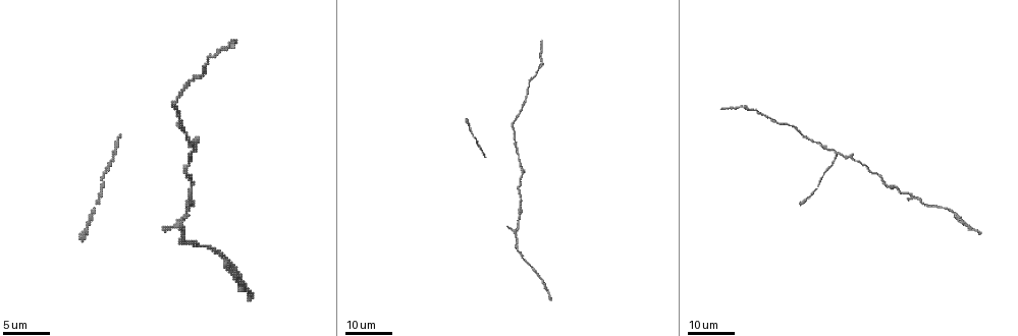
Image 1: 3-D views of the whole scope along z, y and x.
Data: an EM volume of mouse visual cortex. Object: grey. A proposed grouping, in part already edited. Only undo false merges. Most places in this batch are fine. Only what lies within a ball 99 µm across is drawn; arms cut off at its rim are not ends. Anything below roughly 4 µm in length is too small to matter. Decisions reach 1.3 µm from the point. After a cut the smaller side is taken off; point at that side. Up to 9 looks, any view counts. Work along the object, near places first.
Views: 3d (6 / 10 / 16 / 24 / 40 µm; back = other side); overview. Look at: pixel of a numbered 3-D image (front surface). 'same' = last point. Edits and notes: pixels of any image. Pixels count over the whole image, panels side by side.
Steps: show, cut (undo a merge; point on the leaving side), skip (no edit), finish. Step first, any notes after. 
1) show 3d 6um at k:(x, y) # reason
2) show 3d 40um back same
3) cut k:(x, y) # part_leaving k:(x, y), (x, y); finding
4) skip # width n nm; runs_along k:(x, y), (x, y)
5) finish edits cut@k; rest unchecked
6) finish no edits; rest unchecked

show 3d 24um at 1:(515, 228) # calibre changes

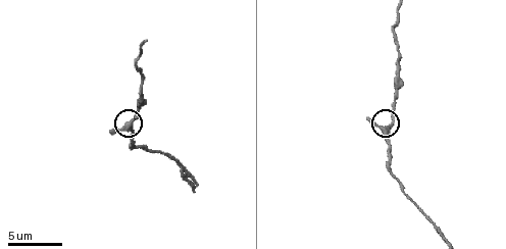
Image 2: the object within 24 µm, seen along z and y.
show 3d 10um at 2:(134, 120) # zoom in

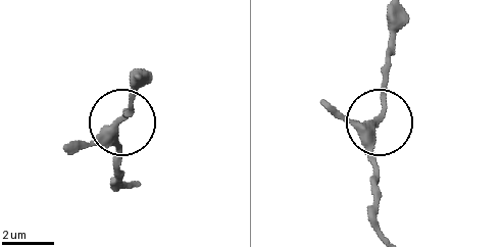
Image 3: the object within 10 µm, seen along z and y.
show 3d 10um back at 3:(378, 118)

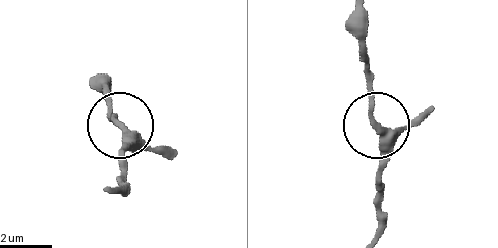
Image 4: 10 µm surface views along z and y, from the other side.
skip # runs_along 4:(362, 16), (381, 192); all the same cell

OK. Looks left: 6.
show 3d 10um at 2:(141, 96)

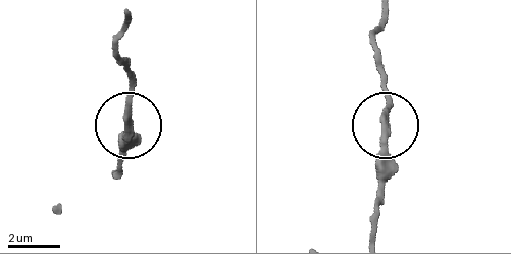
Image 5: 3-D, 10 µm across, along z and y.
skip # runs_along 5:(124, 16), (117, 47), (131, 86), (131, 133), (124, 156); continuous, no second cell

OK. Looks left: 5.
show 3d 16um at 2:(146, 42)

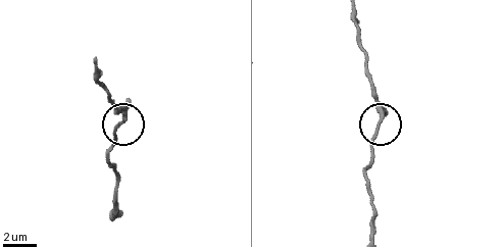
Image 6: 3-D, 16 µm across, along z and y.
skip # width 200 nm; all the same cell

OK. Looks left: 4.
show 3d 24um at 1:(200, 78) # thick turns thin

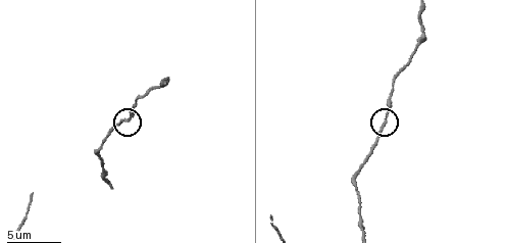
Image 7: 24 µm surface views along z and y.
show 3d 10um at 7:(386, 120)

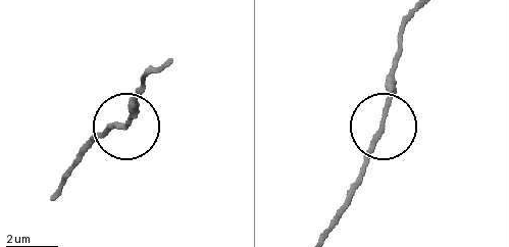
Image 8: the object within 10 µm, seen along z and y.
skip # one cell here

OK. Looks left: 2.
finish no edits; rest unchecked

